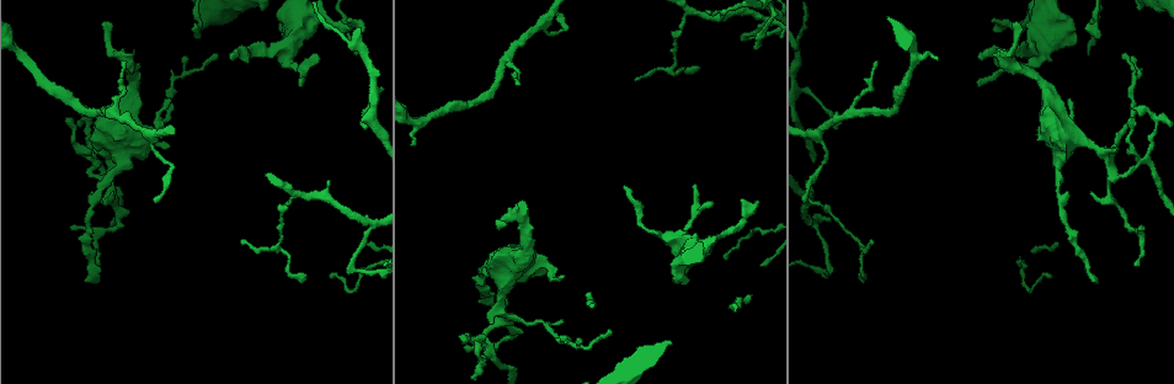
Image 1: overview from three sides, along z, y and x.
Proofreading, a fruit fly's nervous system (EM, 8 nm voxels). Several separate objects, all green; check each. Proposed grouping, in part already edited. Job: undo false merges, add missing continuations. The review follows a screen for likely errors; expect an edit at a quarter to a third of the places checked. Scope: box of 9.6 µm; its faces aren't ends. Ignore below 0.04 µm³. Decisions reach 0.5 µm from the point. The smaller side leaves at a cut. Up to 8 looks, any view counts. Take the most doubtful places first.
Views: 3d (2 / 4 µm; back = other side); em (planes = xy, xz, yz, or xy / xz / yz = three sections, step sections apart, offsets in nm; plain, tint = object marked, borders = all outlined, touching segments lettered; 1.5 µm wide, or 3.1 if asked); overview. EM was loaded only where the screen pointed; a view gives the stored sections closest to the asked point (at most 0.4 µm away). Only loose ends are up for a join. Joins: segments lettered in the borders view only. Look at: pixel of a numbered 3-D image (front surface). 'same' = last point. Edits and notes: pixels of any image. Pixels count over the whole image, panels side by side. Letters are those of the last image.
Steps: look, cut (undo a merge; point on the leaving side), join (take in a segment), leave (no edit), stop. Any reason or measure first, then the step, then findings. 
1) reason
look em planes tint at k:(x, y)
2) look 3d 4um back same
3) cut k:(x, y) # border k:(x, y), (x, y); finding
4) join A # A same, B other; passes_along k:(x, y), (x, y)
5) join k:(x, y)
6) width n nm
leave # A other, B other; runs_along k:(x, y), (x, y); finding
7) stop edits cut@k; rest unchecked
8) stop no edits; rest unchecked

free end
look em yz step 4 tint at 1:(979, 59)

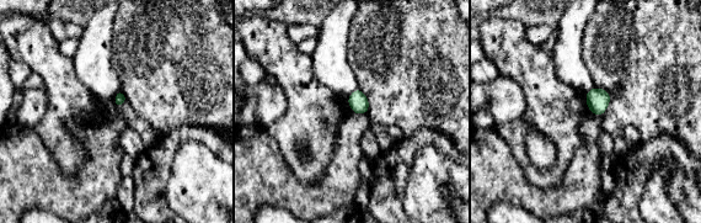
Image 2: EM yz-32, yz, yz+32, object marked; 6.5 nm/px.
look em planes borders same

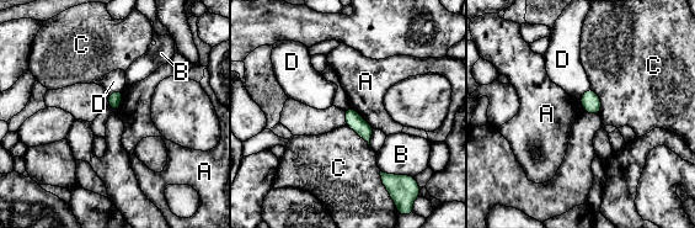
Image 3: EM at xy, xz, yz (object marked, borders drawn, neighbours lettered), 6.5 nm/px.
leave # A other, B other, C other, D other; border 3:(351, 107), (374, 128); no lettered segment goes on from it

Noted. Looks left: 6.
thin end
look 3d 2um at 1:(122, 63)

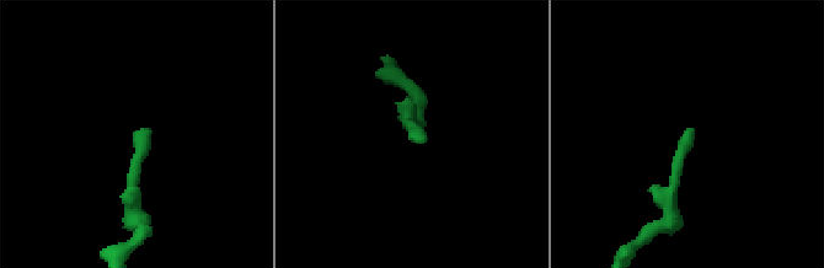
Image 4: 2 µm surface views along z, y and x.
look em planes borders at 4:(144, 128)

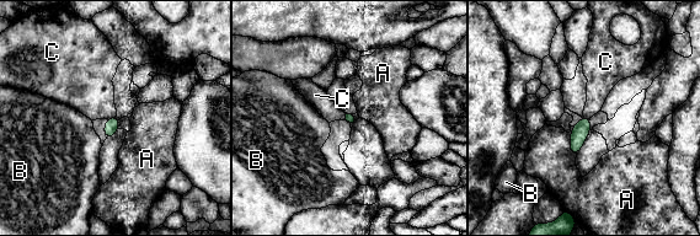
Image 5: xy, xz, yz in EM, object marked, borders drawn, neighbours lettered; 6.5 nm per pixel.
leave # A other, B other, C other; none of them fits

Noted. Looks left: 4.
branch stops here
look em planes borders at 1:(507, 300)

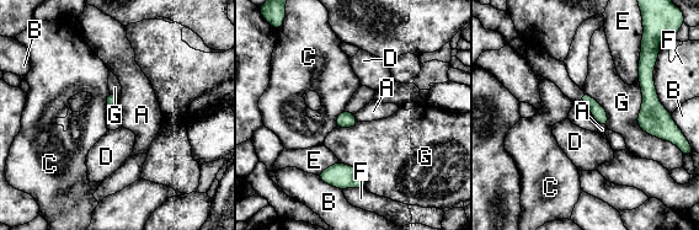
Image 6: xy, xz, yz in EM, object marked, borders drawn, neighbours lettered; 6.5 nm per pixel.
leave # A other, B other, C other, D other, E other, F other, G other; border 6:(119, 96), (117, 103); no lettered segment goes on from it

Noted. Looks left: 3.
free end
look 3d 4um at 1:(560, 275)

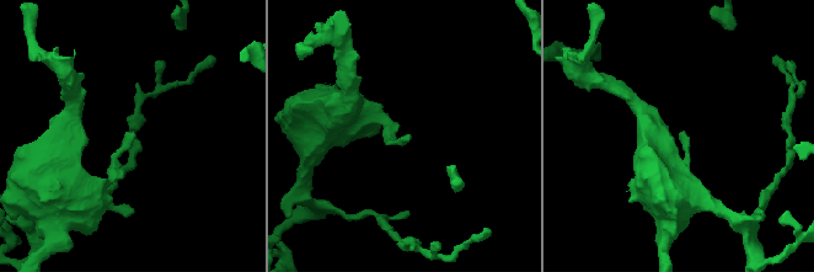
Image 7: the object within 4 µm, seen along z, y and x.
look em xy step 8 tint at 7:(407, 141)

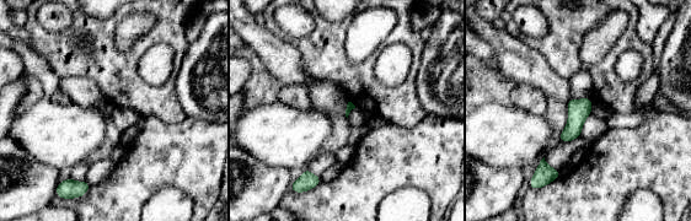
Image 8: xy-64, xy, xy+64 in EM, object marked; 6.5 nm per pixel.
what lies round it
look em xy step 8 borders same

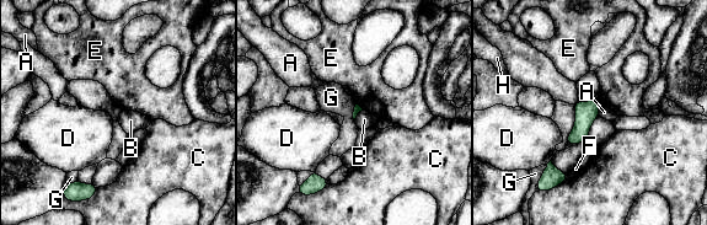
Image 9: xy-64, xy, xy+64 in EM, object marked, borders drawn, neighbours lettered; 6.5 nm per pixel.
leave # A other, B other, C other, D other, E other, F other, G other, H other; none of them fits

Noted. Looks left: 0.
stop no edits; rest unchecked

